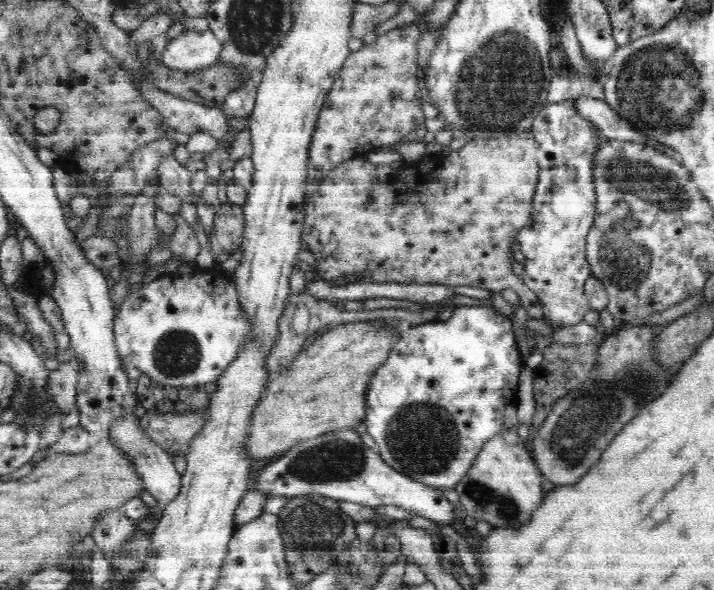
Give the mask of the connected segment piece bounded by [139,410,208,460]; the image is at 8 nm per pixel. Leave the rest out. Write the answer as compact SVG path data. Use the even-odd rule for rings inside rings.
M208 410L188 413L165 413L154 415L146 413L140 420L140 427L145 430L146 437L154 439L170 457L187 453L189 442L204 426L204 418Z

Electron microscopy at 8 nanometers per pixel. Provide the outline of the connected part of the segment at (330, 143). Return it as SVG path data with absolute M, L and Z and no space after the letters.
M418 24L398 26L383 35L367 41L364 46L352 51L333 80L332 88L325 98L317 120L316 132L312 136L311 152L308 158L310 180L317 186L329 170L350 159L365 158L377 147L384 147L400 141L416 130L426 120L420 104L416 68L418 68L418 40L422 29Z

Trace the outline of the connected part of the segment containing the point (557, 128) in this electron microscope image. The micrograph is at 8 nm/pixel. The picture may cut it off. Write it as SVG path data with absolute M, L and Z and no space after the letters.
M568 99L563 103L546 105L533 121L531 128L537 148L550 152L552 156L540 156L539 178L533 196L532 220L520 230L516 230L516 240L520 252L526 256L522 281L542 303L543 320L553 328L572 326L584 321L584 314L590 310L584 294L584 283L592 277L592 271L586 258L586 238L596 216L596 191L592 168L597 151L601 146L598 127L576 111L576 101Z

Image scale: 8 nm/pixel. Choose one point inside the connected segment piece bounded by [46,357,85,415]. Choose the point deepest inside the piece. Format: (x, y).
(63, 381)

